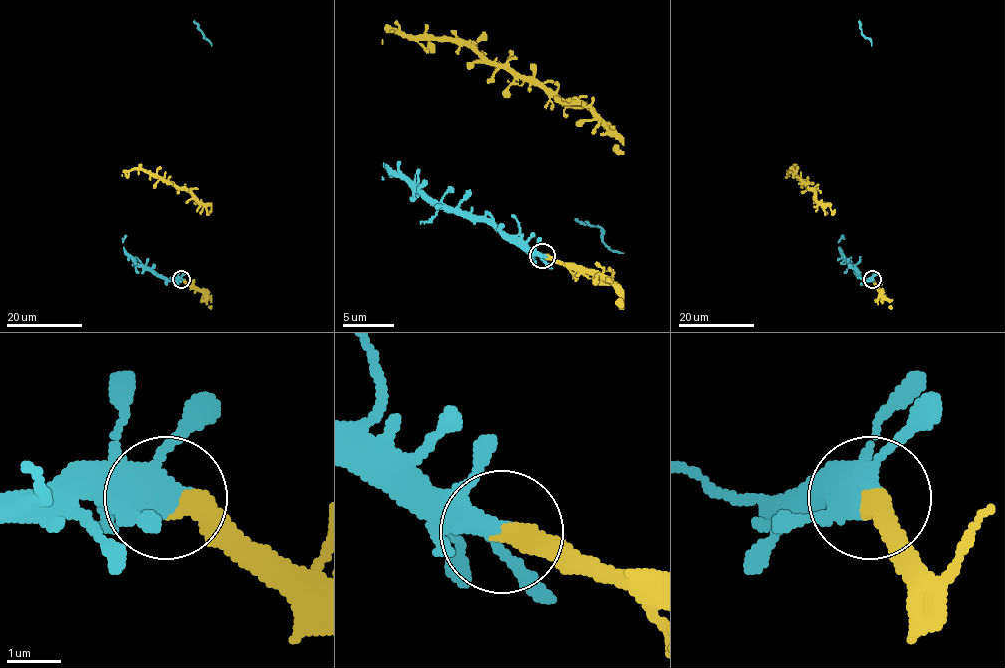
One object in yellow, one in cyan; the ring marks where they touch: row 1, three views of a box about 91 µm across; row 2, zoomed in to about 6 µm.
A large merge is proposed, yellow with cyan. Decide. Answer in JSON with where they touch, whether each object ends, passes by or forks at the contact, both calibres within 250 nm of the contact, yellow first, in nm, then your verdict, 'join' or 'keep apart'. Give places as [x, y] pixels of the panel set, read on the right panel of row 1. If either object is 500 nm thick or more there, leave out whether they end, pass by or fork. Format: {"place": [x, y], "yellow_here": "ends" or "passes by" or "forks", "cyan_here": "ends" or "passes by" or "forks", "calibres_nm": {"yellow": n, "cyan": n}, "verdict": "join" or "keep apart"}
{"place": [872, 279], "yellow_here": "ends", "cyan_here": "passes by", "calibres_nm": {"yellow": 400, "cyan": 440}, "verdict": "join"}

